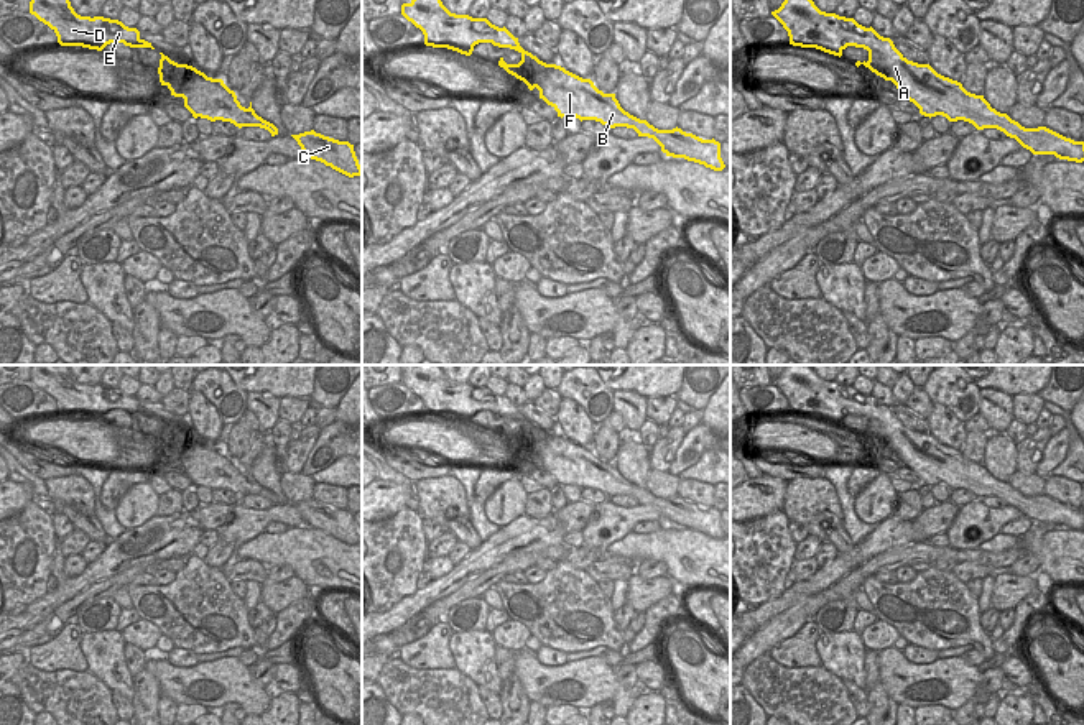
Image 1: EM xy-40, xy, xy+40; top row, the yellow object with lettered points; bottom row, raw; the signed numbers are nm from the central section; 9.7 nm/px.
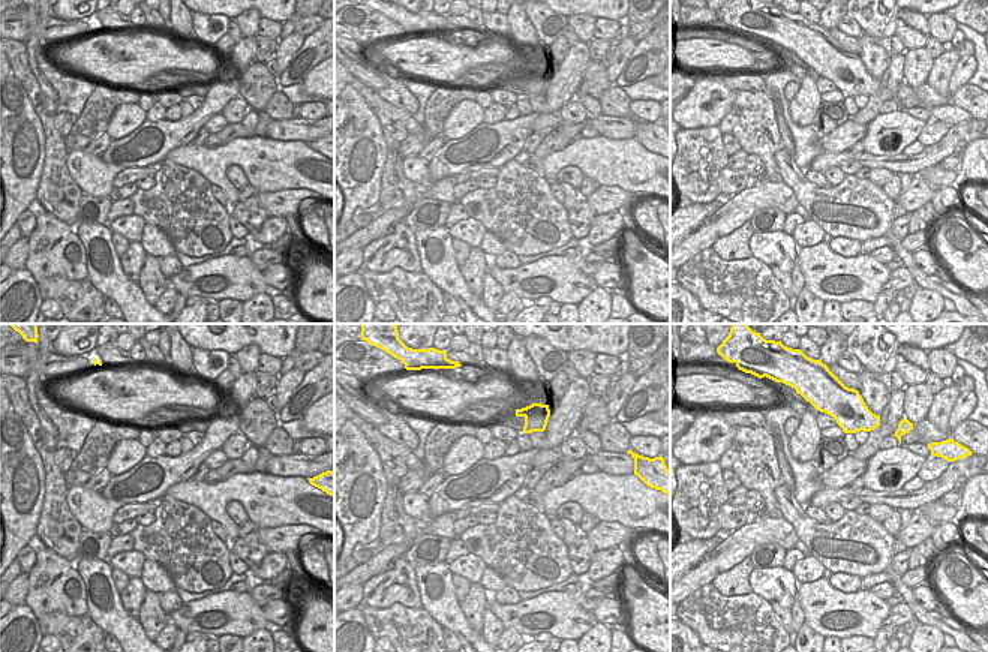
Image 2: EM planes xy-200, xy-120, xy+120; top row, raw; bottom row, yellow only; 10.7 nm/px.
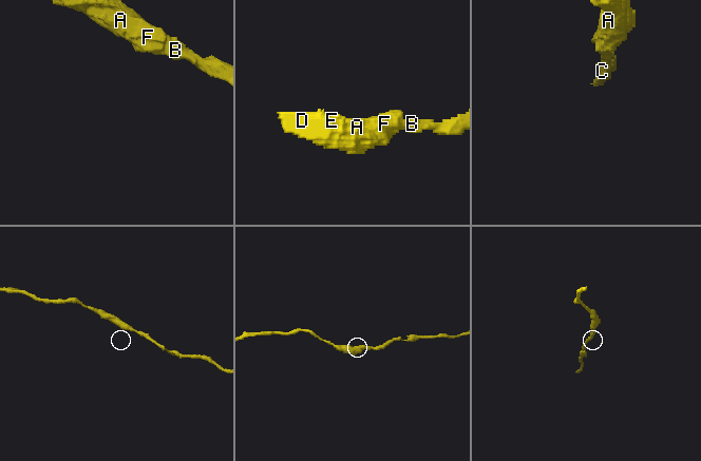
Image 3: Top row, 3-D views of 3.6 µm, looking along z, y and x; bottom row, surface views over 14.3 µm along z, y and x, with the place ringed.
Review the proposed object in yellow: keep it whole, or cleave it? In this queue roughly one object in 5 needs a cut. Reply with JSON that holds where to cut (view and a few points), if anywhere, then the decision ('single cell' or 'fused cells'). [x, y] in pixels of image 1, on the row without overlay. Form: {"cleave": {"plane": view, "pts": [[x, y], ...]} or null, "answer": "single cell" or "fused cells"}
{"cleave": null, "answer": "single cell"}

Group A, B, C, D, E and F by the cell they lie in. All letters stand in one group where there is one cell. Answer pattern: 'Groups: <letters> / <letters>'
Groups: A B C D E F

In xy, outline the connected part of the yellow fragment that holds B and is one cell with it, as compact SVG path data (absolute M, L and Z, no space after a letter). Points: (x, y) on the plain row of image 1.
M415 365L410 372L401 373L401 383L423 399L426 414L447 416L466 424L470 424L479 411L518 419L521 423L518 432L507 432L500 426L498 434L523 449L530 459L536 455L540 467L551 473L561 487L595 488L609 498L615 495L633 496L638 505L653 506L666 524L684 526L714 539L725 536L720 526L720 511L714 506L702 508L678 495L658 498L646 488L630 483L620 475L615 462L604 462L591 447L540 429L525 419L518 406L505 395L498 396L487 386L451 381L439 365Z

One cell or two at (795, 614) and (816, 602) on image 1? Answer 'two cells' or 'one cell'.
one cell

